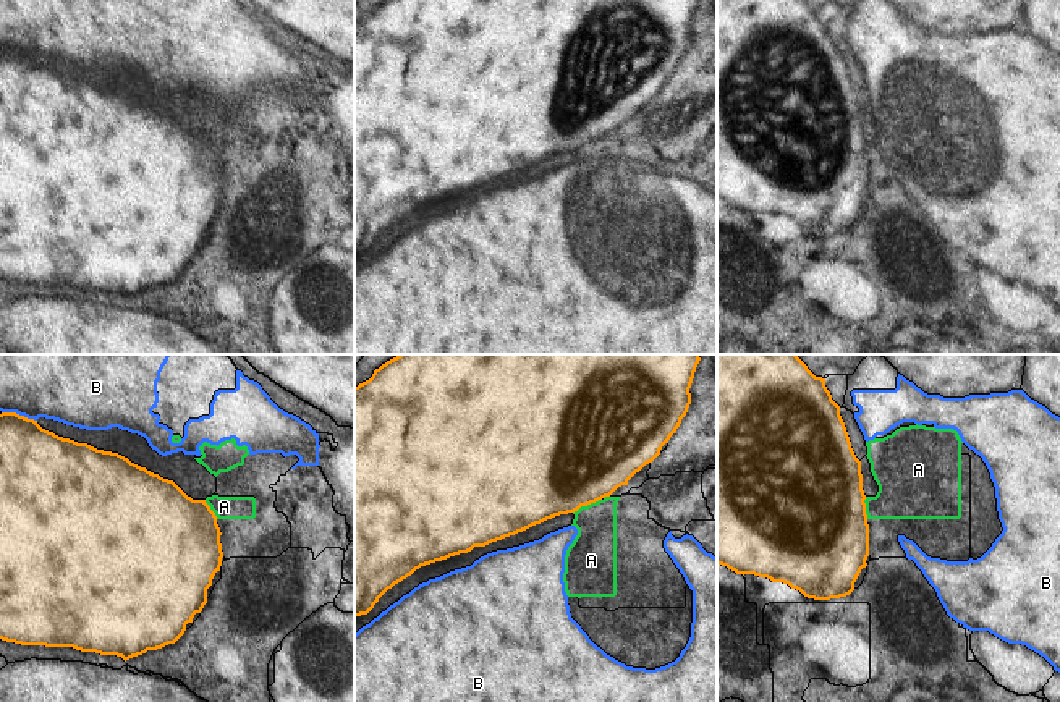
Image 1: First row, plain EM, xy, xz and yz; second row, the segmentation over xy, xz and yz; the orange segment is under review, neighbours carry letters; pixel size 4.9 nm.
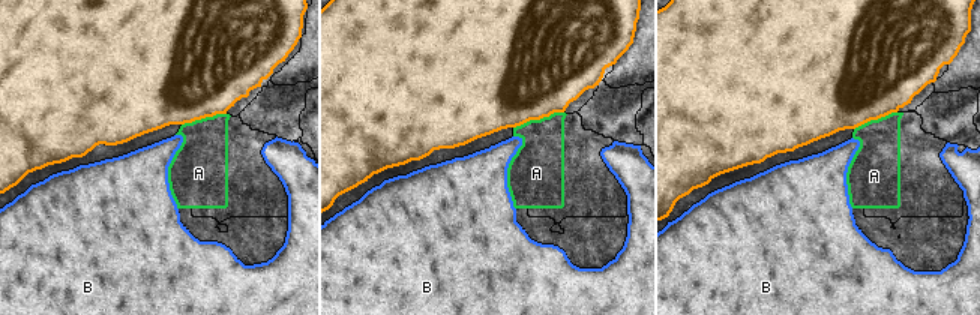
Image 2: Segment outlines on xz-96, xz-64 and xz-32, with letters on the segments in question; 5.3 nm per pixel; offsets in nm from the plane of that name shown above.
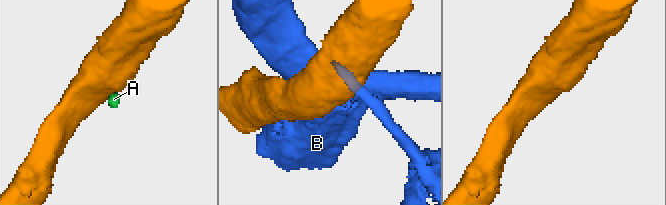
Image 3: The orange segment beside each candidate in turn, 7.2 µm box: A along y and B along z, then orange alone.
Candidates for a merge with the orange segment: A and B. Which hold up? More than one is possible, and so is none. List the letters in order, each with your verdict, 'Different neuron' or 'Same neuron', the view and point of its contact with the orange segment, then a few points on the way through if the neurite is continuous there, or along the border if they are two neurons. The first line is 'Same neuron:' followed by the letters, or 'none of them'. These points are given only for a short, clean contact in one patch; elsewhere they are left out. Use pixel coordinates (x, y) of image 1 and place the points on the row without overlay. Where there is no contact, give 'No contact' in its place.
Same neuron: none of them
A: Different neuron. Touches orange at xz (586, 143). Boundary: xz (601, 136), (581, 143), (573, 151)
B: Different neuron. Touches orange at xy (18, 52).

